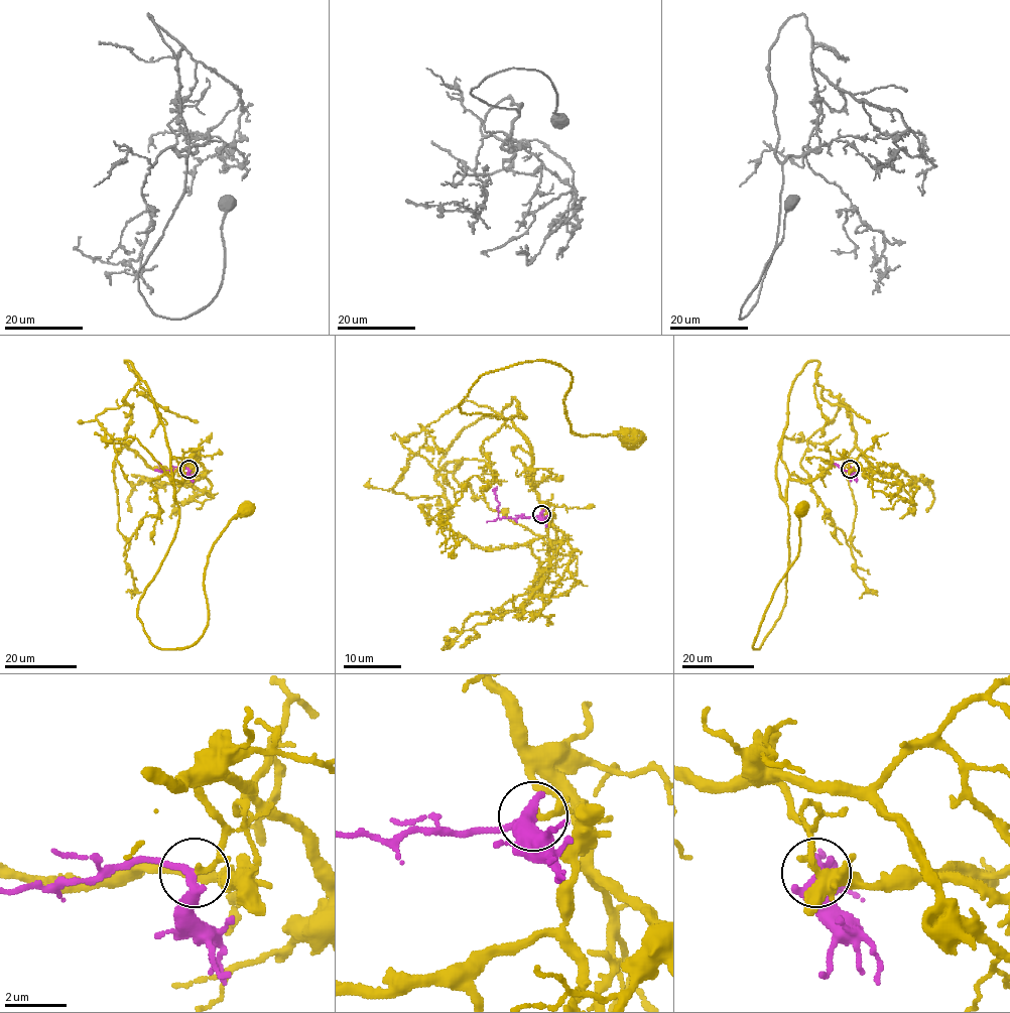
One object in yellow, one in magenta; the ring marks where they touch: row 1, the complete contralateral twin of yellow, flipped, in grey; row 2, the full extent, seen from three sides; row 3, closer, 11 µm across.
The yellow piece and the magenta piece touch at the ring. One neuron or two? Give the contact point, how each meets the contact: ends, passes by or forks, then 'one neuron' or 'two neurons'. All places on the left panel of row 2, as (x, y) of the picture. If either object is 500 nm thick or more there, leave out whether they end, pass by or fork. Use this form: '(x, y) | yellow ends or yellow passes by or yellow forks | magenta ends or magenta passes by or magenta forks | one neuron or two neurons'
(188, 469) | yellow passes by | magenta passes by | one neuron

